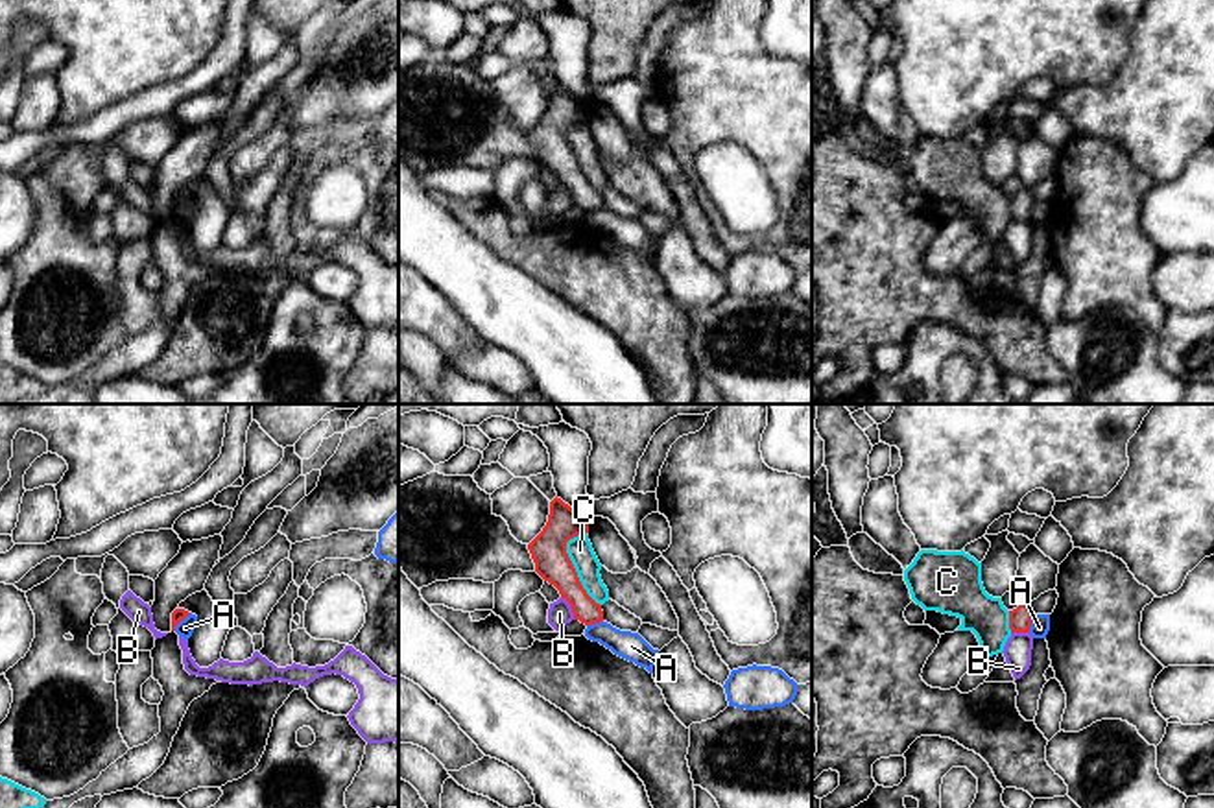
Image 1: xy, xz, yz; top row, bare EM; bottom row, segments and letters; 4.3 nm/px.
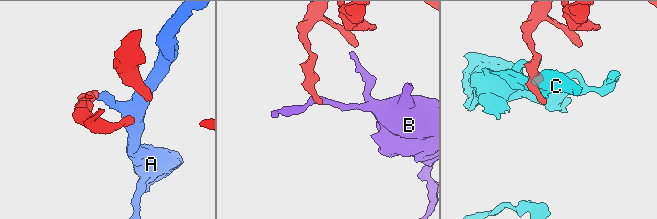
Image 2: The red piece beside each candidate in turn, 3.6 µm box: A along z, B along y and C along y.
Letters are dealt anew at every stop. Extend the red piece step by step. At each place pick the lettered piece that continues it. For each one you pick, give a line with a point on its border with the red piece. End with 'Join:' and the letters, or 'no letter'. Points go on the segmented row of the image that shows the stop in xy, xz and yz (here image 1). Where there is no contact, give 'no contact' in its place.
Join: no letter

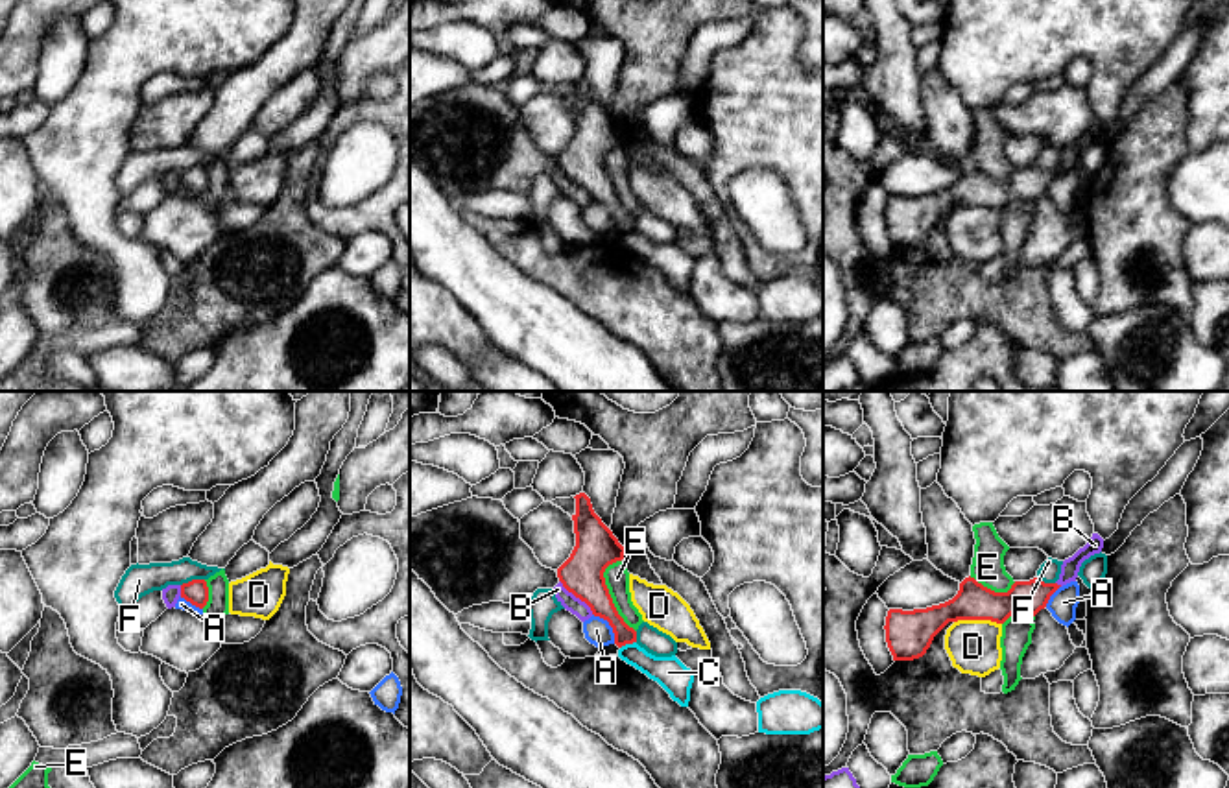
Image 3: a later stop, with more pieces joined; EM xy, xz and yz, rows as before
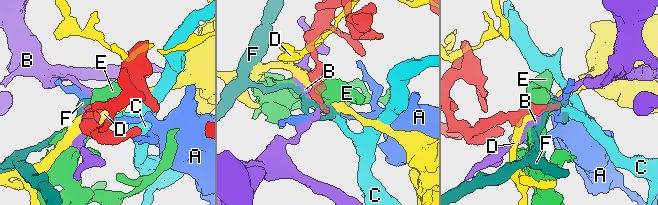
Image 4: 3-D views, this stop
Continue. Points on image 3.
Join: no letter

